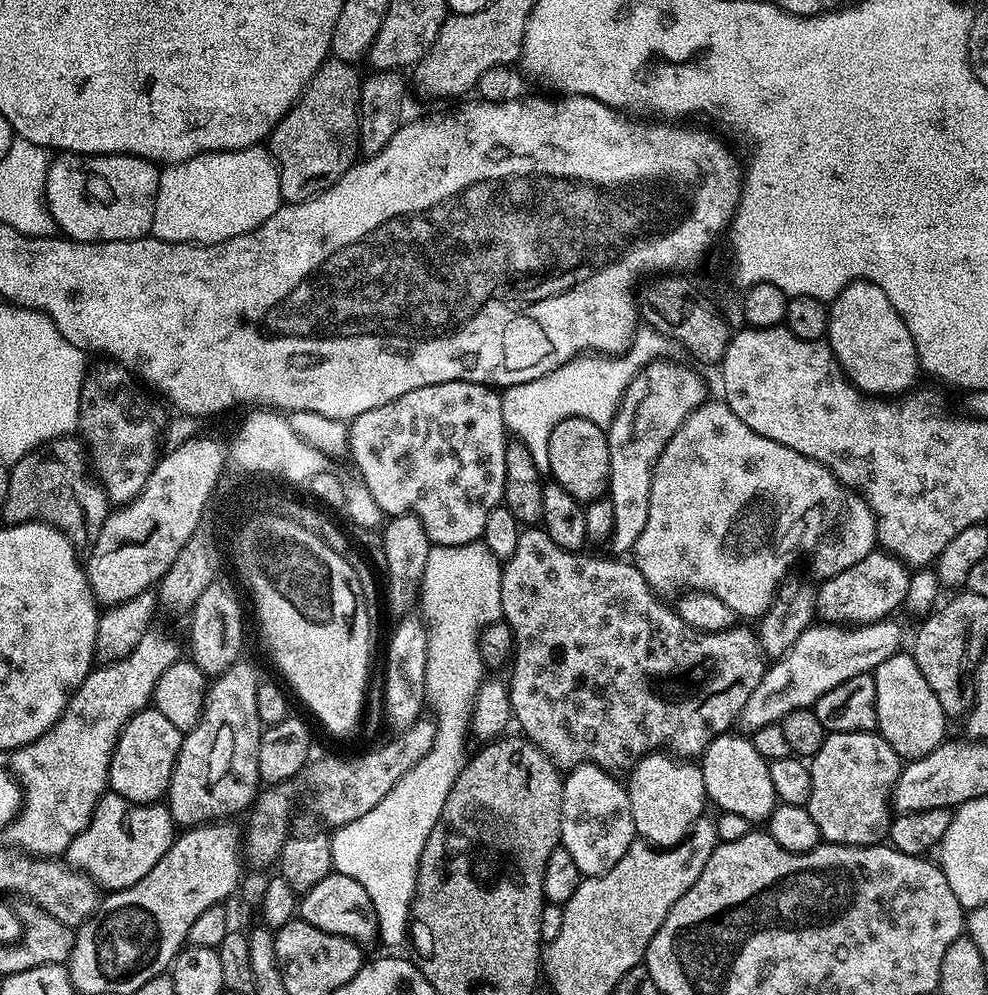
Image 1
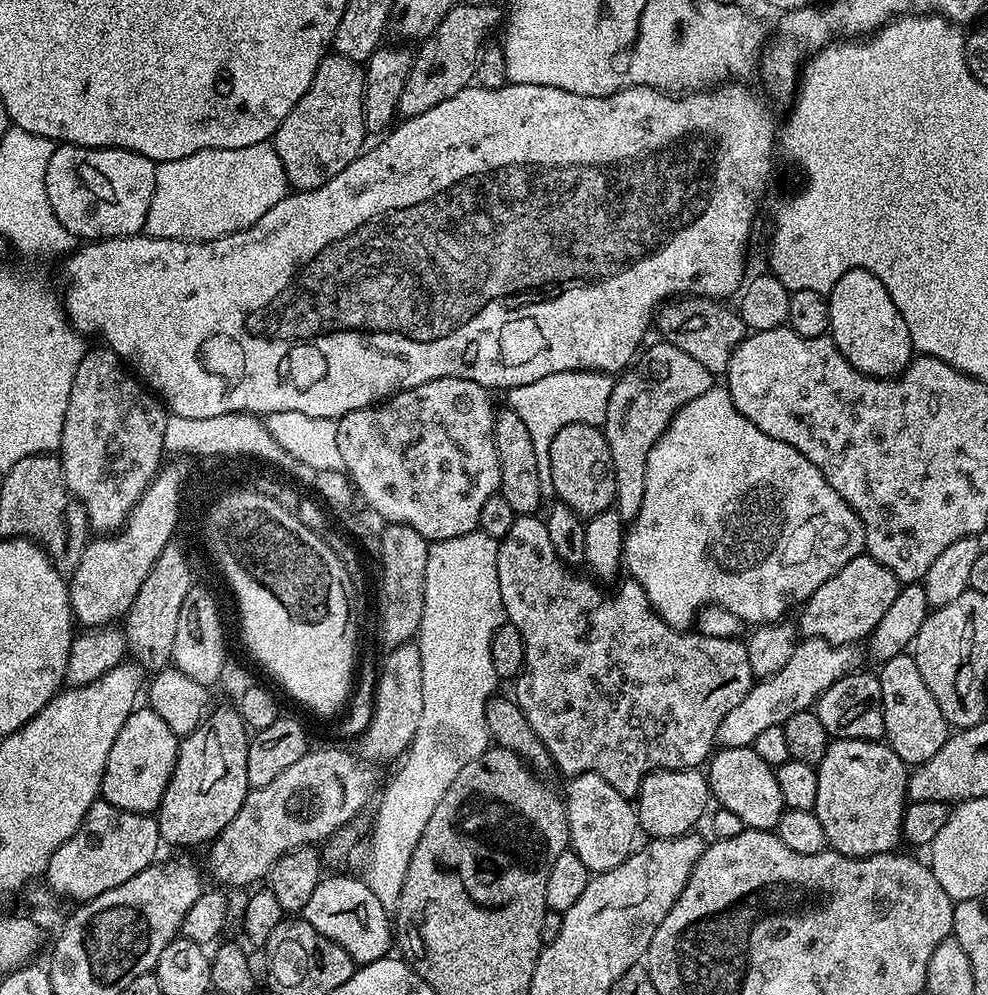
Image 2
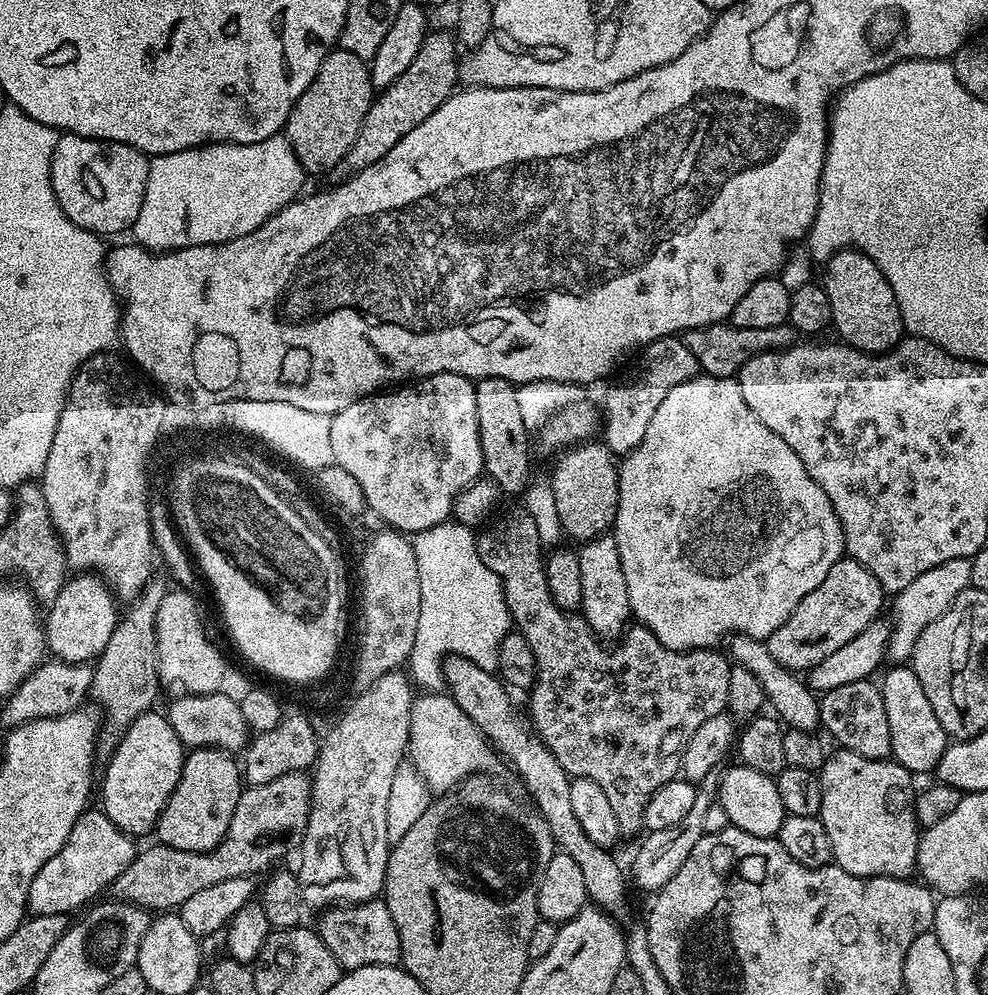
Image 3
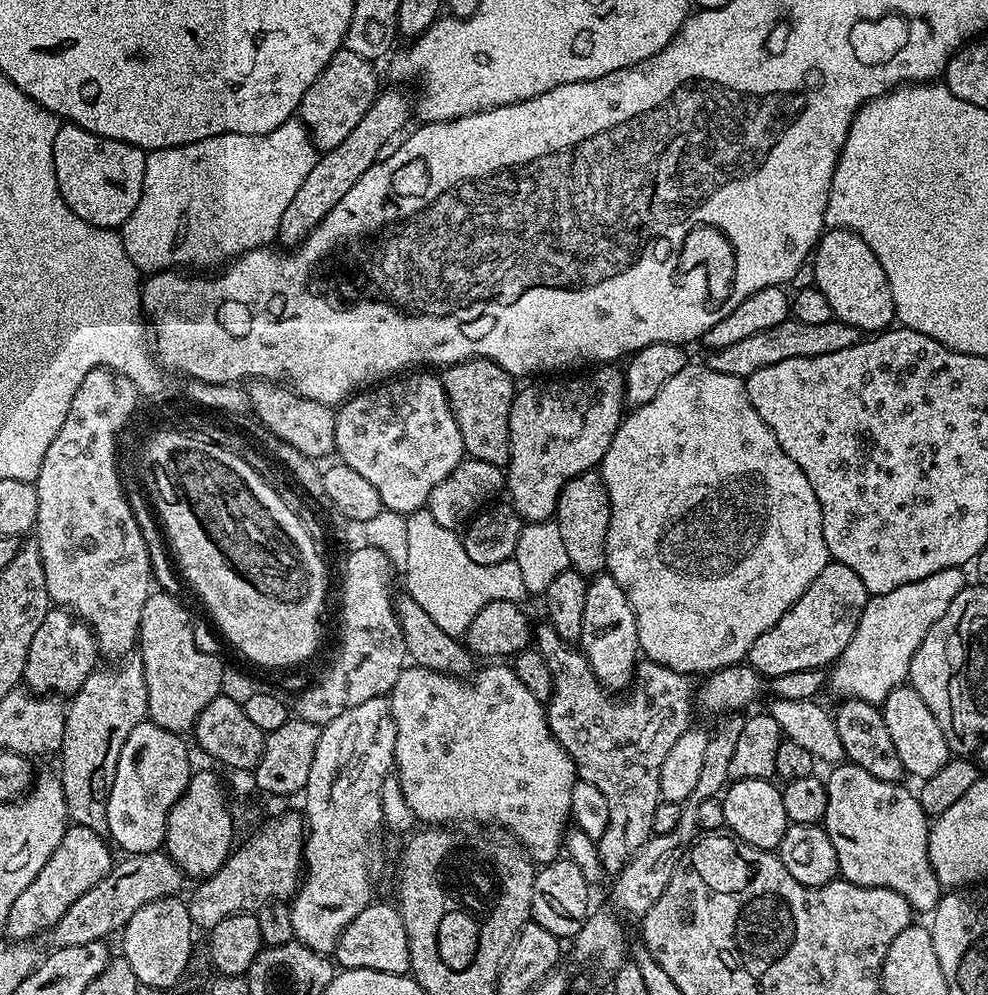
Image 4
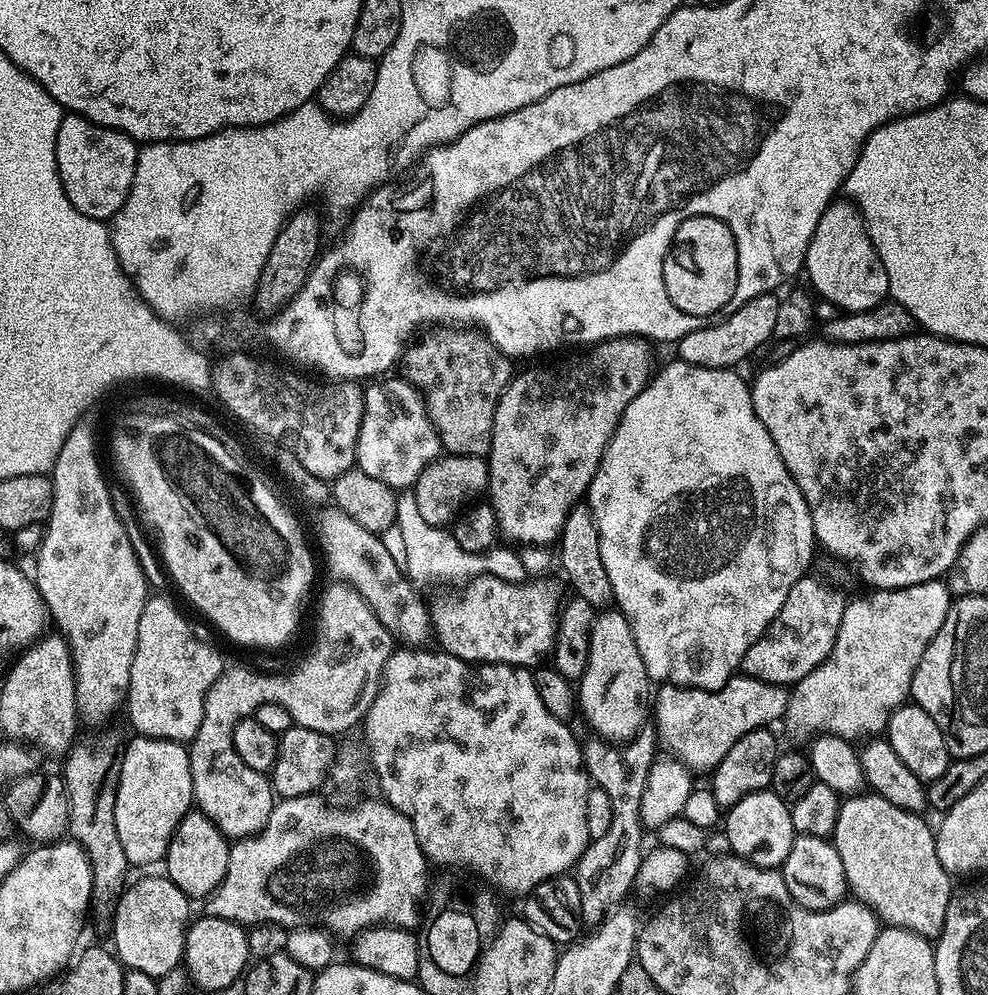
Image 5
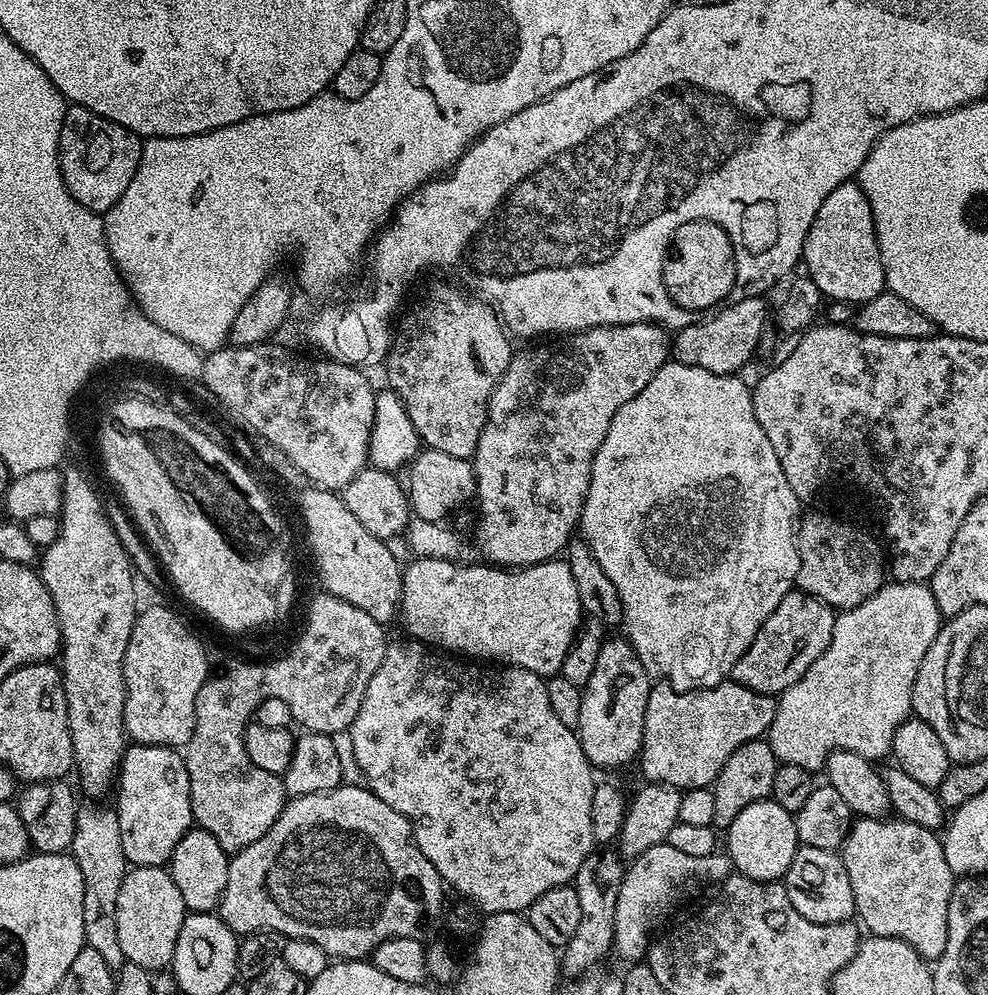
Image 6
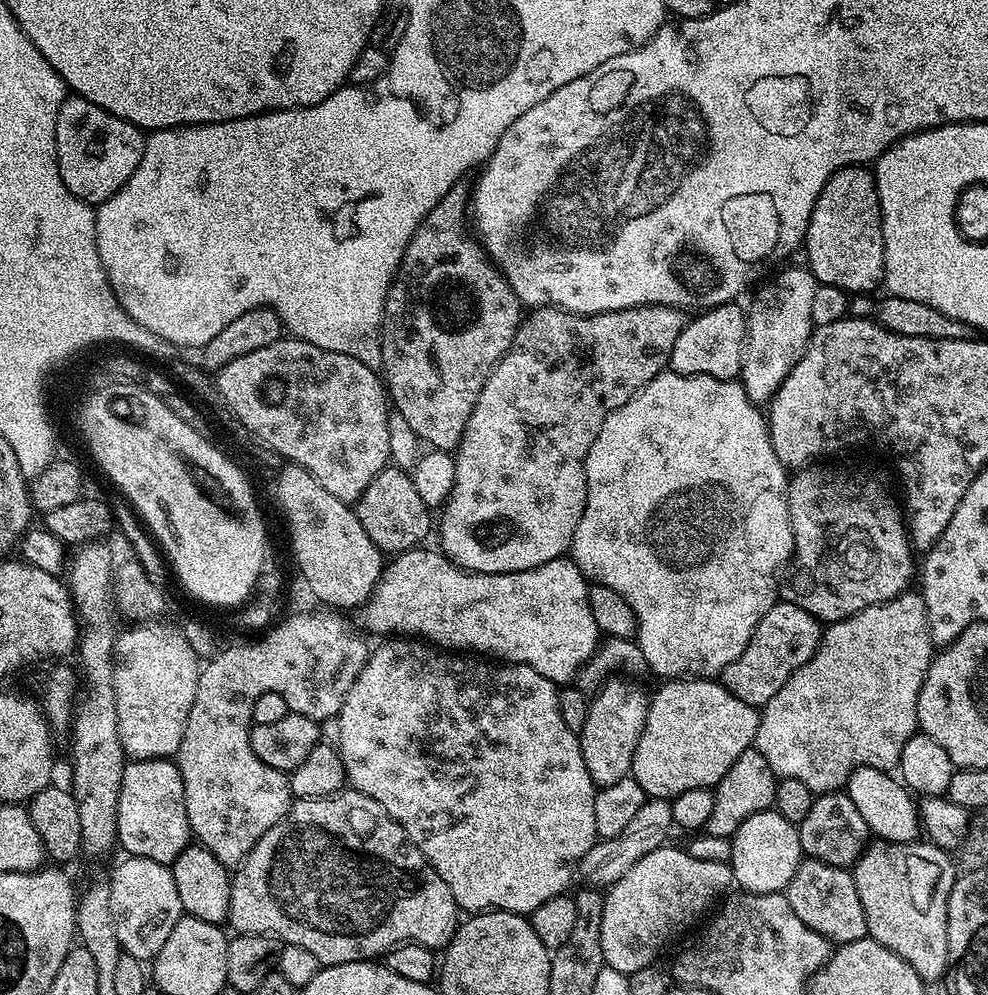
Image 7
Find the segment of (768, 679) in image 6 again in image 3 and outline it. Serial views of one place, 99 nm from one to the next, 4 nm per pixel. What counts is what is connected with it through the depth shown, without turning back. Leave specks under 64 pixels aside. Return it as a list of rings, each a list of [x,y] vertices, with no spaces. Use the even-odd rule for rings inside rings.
[[[842,558],[830,566],[830,574],[822,578],[820,585],[814,586],[814,590],[798,602],[794,614],[790,614],[790,618],[786,618],[786,622],[768,636],[766,643],[770,654],[782,667],[790,668],[797,674],[803,673],[830,658],[830,654],[846,646],[850,638],[858,638],[858,634],[862,634],[862,630],[866,630],[866,626],[881,615],[884,599],[883,586],[874,574],[870,574],[870,570],[866,570],[866,566],[862,566],[862,562]]]

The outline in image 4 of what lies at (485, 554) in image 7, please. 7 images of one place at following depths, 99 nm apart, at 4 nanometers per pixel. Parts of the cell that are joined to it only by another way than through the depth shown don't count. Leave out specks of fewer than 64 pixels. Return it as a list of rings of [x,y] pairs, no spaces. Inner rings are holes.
[[[596,366],[593,372],[581,376],[568,374],[565,380],[548,378],[545,384],[521,387],[510,406],[510,459],[506,465],[506,495],[521,521],[537,524],[552,520],[560,491],[571,479],[583,472],[591,472],[610,450],[614,434],[626,412],[624,397],[625,373],[616,366]]]

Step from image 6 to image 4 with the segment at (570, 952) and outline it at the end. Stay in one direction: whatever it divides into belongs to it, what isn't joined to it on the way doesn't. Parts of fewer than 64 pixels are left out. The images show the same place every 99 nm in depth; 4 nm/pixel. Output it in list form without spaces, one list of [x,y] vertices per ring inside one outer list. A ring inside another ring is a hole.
[[[541,622],[534,628],[534,644],[535,647],[546,657],[550,666],[550,678],[554,678],[554,690],[552,697],[546,702],[546,711],[548,714],[548,725],[554,734],[557,742],[564,747],[570,754],[570,758],[576,767],[576,775],[583,783],[590,786],[598,786],[598,790],[602,790],[602,795],[606,797],[606,806],[610,806],[610,822],[606,826],[606,834],[602,834],[602,838],[598,842],[600,850],[600,867],[605,873],[619,874],[624,867],[634,858],[634,854],[638,854],[638,850],[651,836],[653,836],[652,827],[654,826],[654,810],[662,803],[660,798],[660,775],[662,774],[662,762],[666,762],[666,754],[670,754],[670,746],[674,746],[674,742],[678,742],[678,738],[682,738],[682,734],[689,731],[692,720],[692,708],[694,712],[694,692],[692,696],[692,684],[687,675],[683,672],[675,672],[666,666],[662,666],[658,662],[644,658],[637,663],[634,679],[630,687],[623,693],[624,696],[619,700],[619,695],[613,694],[603,684],[598,682],[598,678],[594,674],[594,670],[590,666],[590,662],[580,651],[579,647],[573,646],[569,641],[564,640],[555,632],[551,624]]]

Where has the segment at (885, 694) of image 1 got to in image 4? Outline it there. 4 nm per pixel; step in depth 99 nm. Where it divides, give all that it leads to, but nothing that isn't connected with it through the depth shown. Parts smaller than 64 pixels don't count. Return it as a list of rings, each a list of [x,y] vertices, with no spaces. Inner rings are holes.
[[[910,686],[895,688],[884,699],[882,705],[886,730],[890,730],[890,739],[898,750],[898,758],[902,758],[902,766],[909,777],[923,778],[930,774],[938,774],[942,766],[950,758],[946,734],[942,734],[942,726],[938,726],[938,718],[930,714],[930,706],[918,698],[918,690]]]

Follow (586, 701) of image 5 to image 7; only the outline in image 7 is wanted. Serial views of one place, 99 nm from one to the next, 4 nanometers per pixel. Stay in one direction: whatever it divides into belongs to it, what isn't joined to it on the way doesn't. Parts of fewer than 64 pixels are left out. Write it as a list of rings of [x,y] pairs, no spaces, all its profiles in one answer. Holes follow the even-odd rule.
[[[623,674],[613,675],[599,692],[591,697],[588,705],[586,726],[579,732],[582,758],[586,762],[586,770],[590,770],[590,778],[600,788],[618,782],[632,770],[634,750],[638,746],[638,738],[646,726],[649,693],[639,688],[635,679]]]

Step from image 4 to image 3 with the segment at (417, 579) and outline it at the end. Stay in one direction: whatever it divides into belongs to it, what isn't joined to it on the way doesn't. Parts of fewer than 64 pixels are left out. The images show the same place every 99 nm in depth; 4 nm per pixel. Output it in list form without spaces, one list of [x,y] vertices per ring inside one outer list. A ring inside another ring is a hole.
[[[445,522],[430,526],[411,537],[414,558],[418,562],[418,582],[420,583],[420,613],[418,614],[418,634],[414,650],[406,661],[411,679],[421,689],[436,690],[445,683],[442,665],[446,658],[461,656],[482,670],[495,673],[498,662],[498,646],[504,635],[513,627],[512,616],[506,606],[504,584],[500,576],[478,554],[477,533],[471,527],[459,522]]]

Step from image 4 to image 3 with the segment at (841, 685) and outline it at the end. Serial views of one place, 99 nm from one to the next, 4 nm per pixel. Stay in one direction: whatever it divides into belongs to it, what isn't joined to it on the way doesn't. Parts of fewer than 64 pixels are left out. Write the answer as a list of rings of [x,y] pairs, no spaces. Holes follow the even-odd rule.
[[[954,558],[954,562],[942,562],[942,566],[934,566],[934,570],[926,570],[926,574],[914,578],[914,582],[906,586],[906,590],[895,593],[893,600],[896,601],[892,604],[892,616],[890,615],[892,636],[888,640],[889,661],[904,662],[911,657],[922,630],[926,630],[930,622],[942,618],[942,614],[950,610],[954,598],[958,598],[958,594],[962,594],[962,590],[966,590],[971,585],[971,565],[971,560],[962,558]]]

